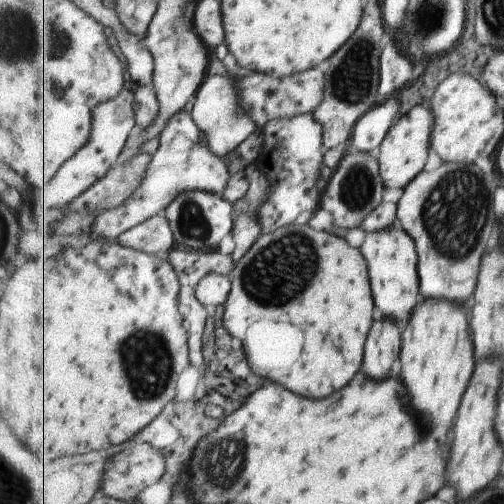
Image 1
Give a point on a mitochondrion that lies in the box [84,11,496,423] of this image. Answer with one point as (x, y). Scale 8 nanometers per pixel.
(453, 214)

